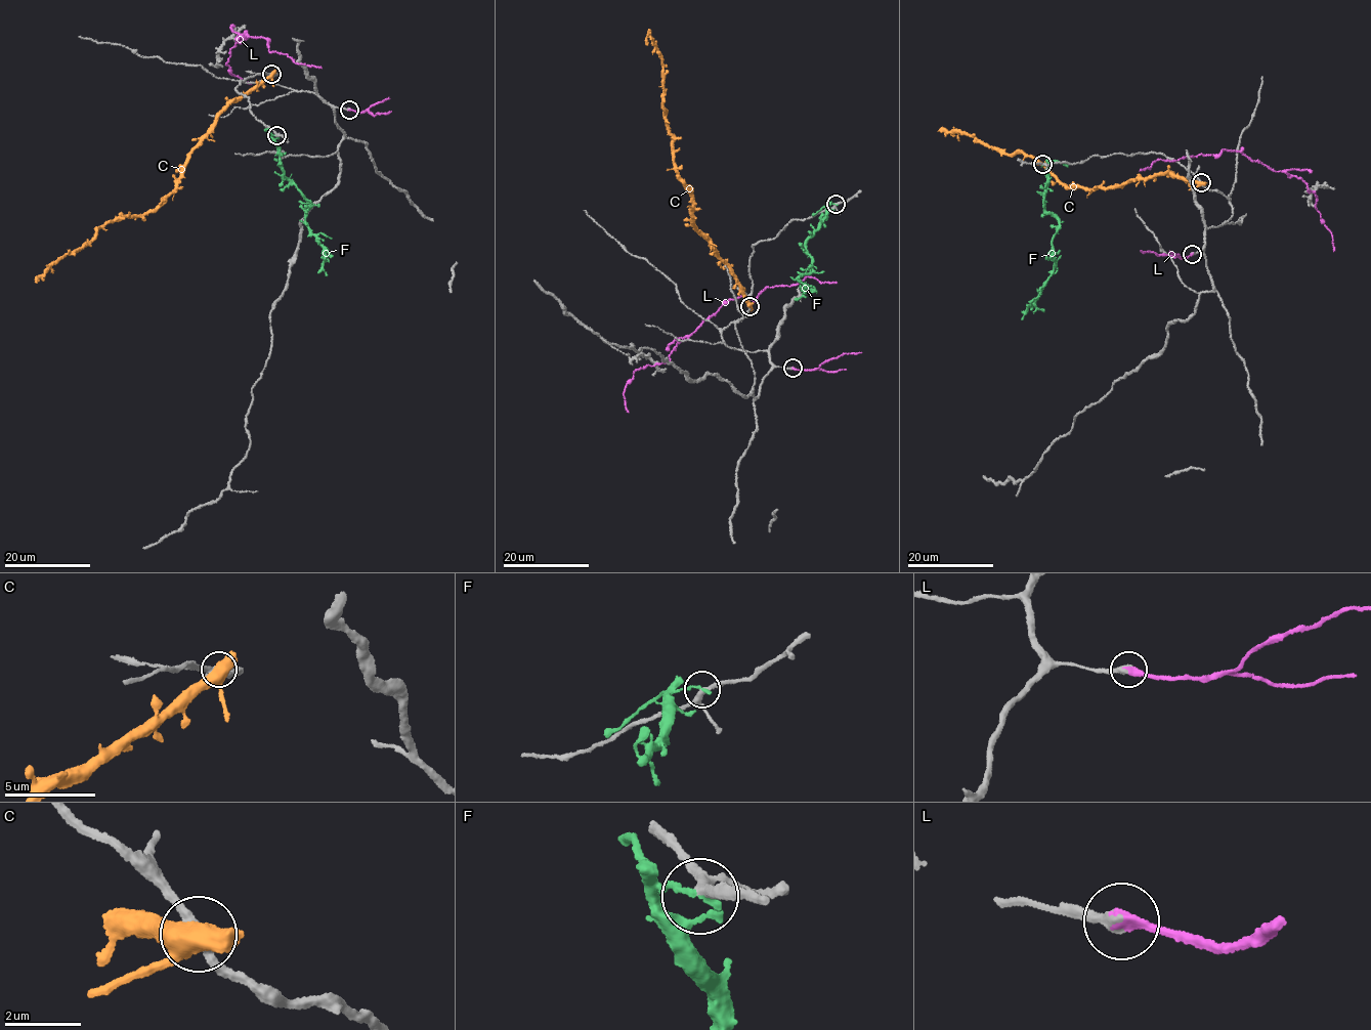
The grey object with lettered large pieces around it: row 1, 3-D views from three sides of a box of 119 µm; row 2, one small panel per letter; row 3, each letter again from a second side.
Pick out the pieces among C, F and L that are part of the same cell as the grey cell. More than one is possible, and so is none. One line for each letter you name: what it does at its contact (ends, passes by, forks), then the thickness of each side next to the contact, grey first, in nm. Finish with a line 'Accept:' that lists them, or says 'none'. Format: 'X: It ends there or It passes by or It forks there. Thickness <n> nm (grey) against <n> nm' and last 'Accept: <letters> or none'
L: It ends there. Thickness 320 nm (grey) against 320 nm
Accept: L

